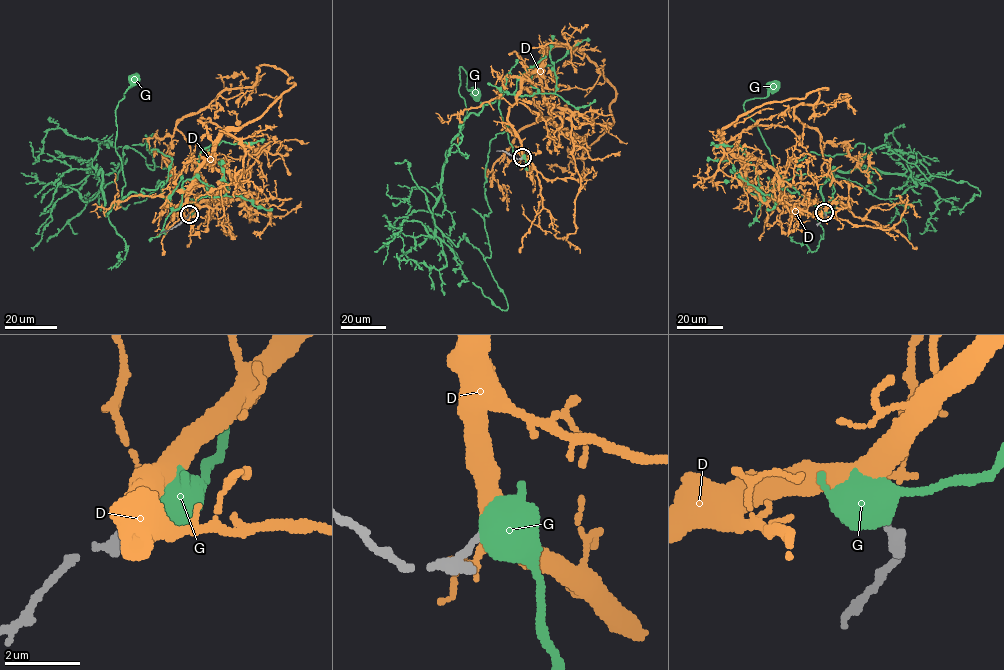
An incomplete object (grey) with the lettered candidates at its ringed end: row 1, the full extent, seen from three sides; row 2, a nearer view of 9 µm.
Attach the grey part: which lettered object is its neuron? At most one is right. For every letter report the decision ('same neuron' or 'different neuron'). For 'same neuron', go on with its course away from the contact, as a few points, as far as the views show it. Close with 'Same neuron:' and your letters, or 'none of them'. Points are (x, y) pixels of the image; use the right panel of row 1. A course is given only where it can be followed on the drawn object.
D: same neuron | via (824, 212), (764, 201), (722, 130), (827, 88), (794, 114), (881, 179)
G: different neuron
Same neuron: D

